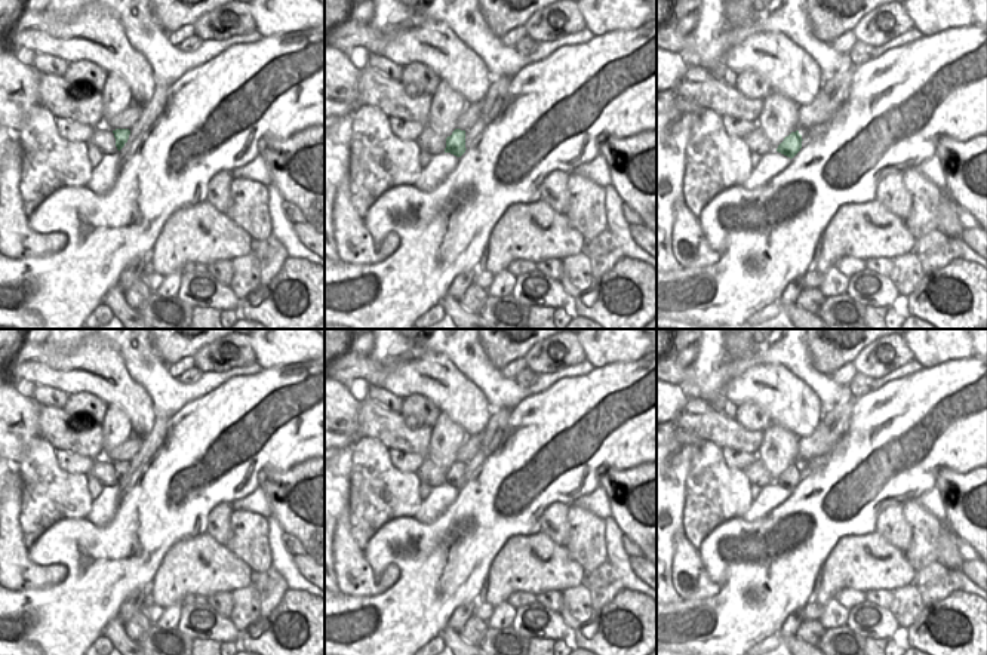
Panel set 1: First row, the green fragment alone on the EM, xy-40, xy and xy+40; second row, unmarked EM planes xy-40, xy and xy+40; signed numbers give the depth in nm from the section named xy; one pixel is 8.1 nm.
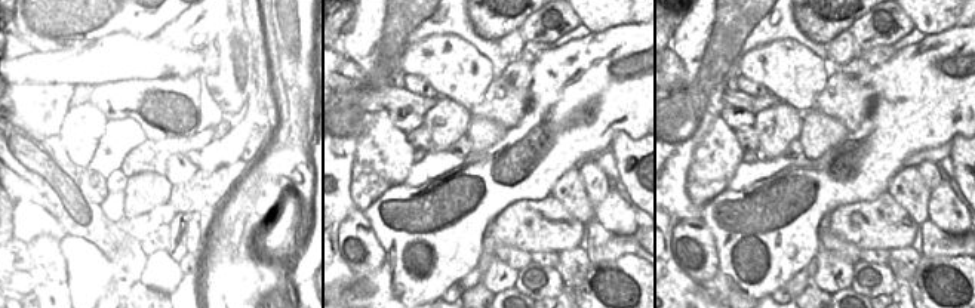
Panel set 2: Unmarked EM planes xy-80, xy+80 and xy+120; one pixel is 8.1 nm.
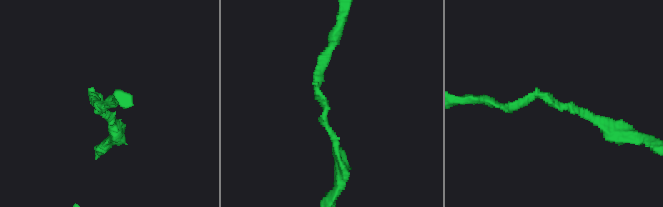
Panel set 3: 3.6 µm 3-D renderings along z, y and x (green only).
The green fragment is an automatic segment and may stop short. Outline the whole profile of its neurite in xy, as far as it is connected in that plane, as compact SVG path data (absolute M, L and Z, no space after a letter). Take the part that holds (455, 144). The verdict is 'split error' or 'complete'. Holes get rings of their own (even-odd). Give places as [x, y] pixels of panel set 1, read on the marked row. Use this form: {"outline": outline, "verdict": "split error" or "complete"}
{"outline": "M455 129L451 136L446 138L445 153L451 153L461 157L465 153L465 130Z", "verdict": "complete"}

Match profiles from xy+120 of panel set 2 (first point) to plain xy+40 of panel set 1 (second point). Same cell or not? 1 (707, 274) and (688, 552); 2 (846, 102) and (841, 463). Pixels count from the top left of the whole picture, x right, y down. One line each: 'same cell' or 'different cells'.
1: same cell
2: different cells

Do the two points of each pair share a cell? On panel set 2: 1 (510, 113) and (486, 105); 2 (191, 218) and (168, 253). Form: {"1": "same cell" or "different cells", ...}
{"1": "same cell", "2": "same cell"}

